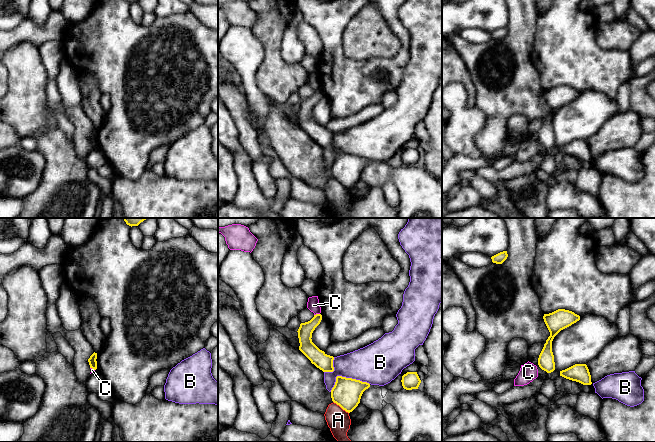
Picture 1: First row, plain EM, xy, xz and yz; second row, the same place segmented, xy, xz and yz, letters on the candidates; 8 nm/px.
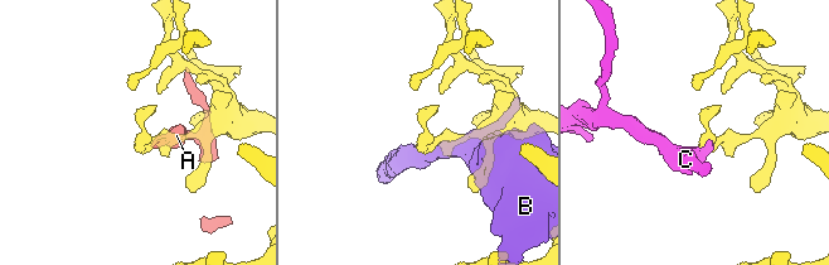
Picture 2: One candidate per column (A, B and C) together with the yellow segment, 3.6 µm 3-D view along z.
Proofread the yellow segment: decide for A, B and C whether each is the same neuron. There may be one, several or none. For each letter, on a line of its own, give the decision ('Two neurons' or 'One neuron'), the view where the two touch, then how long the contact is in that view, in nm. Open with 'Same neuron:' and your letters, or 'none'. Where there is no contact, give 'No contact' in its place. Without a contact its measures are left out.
Same neuron: none
A: Two neurons. Touches yellow in xz. Shared border 160 nm
B: Two neurons. Touches yellow in xz. Shared border 320 nm
C: Two neurons. Touches yellow in xz. Shared border 50 nm

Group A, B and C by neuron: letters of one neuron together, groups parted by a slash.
A / B / C

